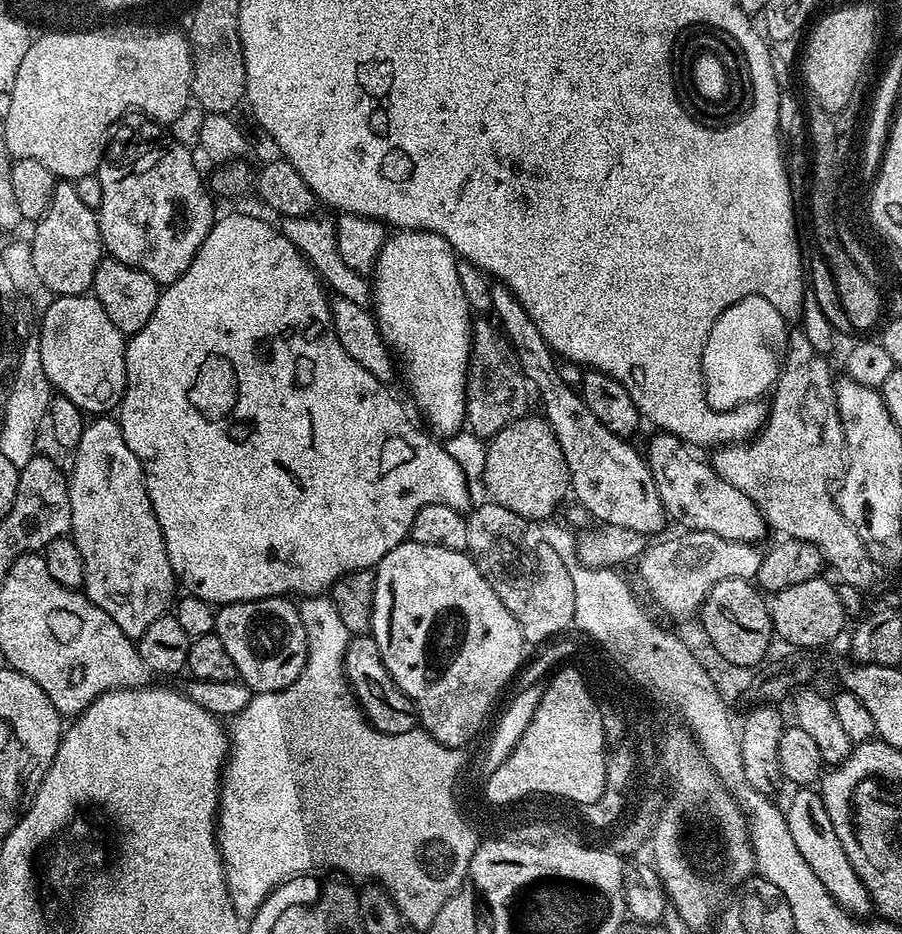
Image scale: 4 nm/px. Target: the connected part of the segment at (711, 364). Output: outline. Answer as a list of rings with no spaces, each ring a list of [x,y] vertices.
[[[747,293],[715,320],[702,352],[704,400],[713,411],[744,405],[771,391],[779,376],[774,368],[780,364],[779,355],[776,356],[771,346],[787,341],[786,327],[784,315],[756,293]]]

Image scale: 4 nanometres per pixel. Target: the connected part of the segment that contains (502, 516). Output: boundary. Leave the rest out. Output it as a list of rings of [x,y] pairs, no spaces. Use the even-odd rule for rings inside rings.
[[[483,502],[467,513],[466,531],[470,537],[467,553],[472,557],[478,570],[490,582],[494,594],[514,614],[514,622],[522,630],[529,645],[540,644],[559,632],[573,627],[574,582],[558,558],[554,546],[550,546],[547,535],[540,532],[533,521],[506,510],[491,502]]]

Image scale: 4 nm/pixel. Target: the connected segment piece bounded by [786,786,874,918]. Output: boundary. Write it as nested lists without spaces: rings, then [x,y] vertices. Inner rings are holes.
[[[804,786],[792,796],[786,807],[790,835],[794,838],[794,846],[798,846],[798,854],[810,862],[810,870],[818,874],[818,878],[826,890],[847,912],[853,916],[868,918],[873,915],[872,899],[854,866],[850,866],[850,858],[846,858],[846,850],[842,850],[842,842],[838,842],[838,834],[834,834],[834,822],[830,822],[830,814],[826,814],[823,795],[811,787]]]

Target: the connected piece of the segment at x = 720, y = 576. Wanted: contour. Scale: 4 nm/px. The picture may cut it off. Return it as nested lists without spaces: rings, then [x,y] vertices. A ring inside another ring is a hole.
[[[684,530],[679,534],[681,536],[664,540],[653,548],[652,545],[645,547],[644,553],[638,557],[643,591],[661,613],[665,612],[675,622],[693,619],[704,604],[706,594],[710,594],[718,582],[726,582],[726,578],[752,580],[758,574],[764,552],[757,545],[730,542],[709,532]]]

